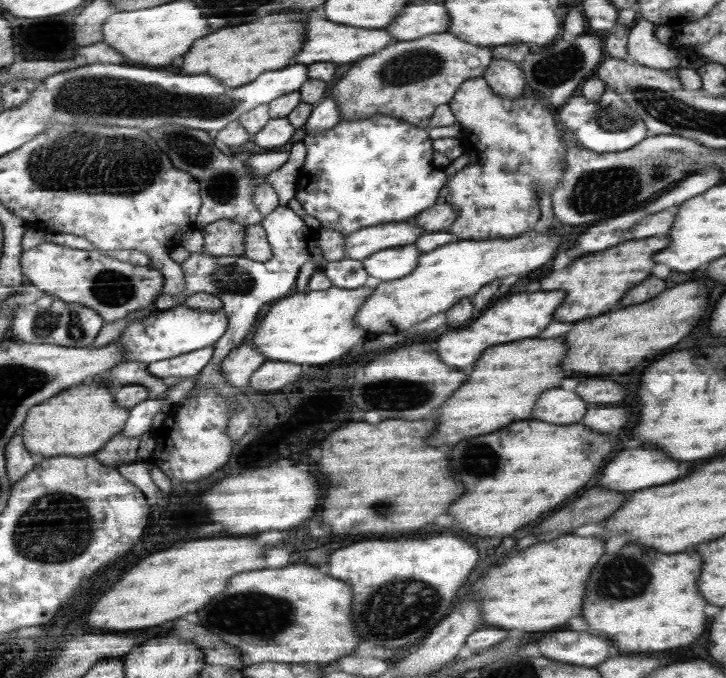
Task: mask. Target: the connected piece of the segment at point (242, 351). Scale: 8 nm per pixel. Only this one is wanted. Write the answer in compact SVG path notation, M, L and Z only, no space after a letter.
M249 341L244 342L224 359L224 377L238 388L249 388L250 377L264 361L264 356L260 356Z

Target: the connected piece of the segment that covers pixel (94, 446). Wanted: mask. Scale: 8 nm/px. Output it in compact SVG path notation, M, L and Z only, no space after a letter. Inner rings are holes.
M89 380L68 388L43 404L31 407L26 422L19 430L24 444L32 454L40 454L44 458L56 458L58 455L91 456L102 450L115 435L124 430L128 415L131 414L130 410L116 404L115 396L108 389L104 381Z

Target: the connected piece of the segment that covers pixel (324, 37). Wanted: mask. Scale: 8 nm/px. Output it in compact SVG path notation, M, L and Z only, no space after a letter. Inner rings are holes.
M318 8L316 12L308 14L308 44L304 44L304 52L300 52L300 60L296 60L296 64L308 66L324 62L336 62L336 64L356 62L376 54L376 51L384 50L384 47L392 42L395 42L395 37L386 30L366 30L366 28L334 24L326 20L324 12Z

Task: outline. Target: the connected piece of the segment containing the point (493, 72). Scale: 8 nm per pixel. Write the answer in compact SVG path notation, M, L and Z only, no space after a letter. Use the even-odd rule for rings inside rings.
M494 58L483 77L503 97L516 97L526 91L524 71L510 60Z

